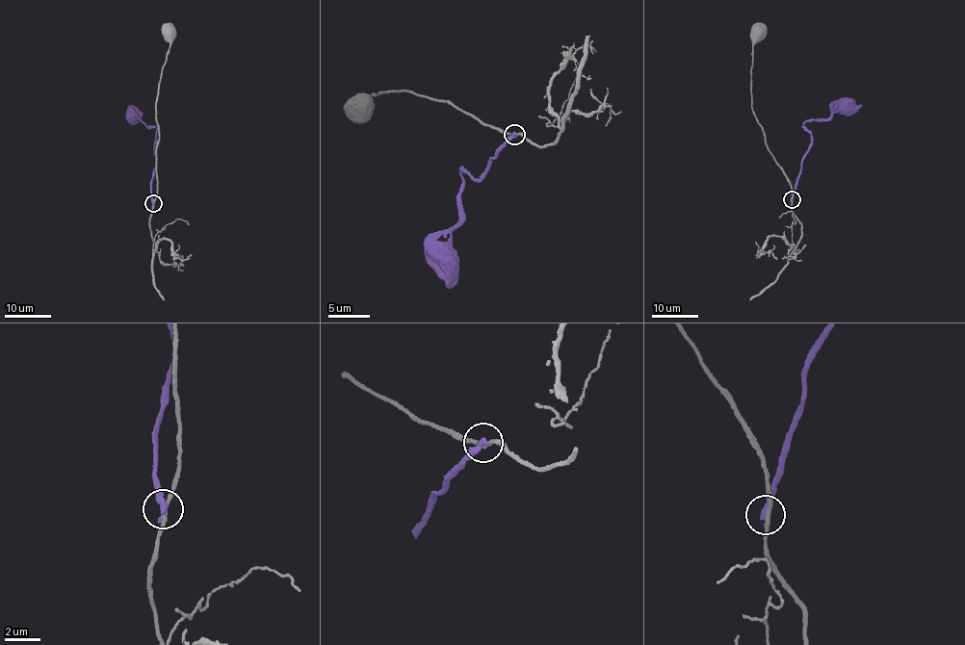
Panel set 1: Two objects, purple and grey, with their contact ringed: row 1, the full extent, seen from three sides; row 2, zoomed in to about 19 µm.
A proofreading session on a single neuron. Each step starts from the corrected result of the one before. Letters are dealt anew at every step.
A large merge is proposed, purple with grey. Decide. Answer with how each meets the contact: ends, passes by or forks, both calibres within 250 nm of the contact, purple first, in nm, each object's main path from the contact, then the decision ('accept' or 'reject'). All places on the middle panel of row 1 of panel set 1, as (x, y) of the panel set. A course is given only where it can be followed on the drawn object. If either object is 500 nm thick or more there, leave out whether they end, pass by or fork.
purple ends | grey passes by | 320/200 nm | purple via (515, 135), (497, 147), (479, 179), (472, 180), (461, 168), (459, 221), (442, 258) | grey via (515, 135), (483, 125), (451, 103), (409, 91), (381, 92), (366, 97), (357, 107) | reject

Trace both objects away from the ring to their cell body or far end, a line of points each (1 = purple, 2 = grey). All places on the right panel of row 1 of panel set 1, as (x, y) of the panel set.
1: (792, 199), (802, 158), (811, 141), (811, 135), (803, 124), (830, 117), (844, 102), (845, 104)
2: (792, 199), (792, 184), (766, 144), (763, 127), (753, 113), (750, 75), (757, 34)

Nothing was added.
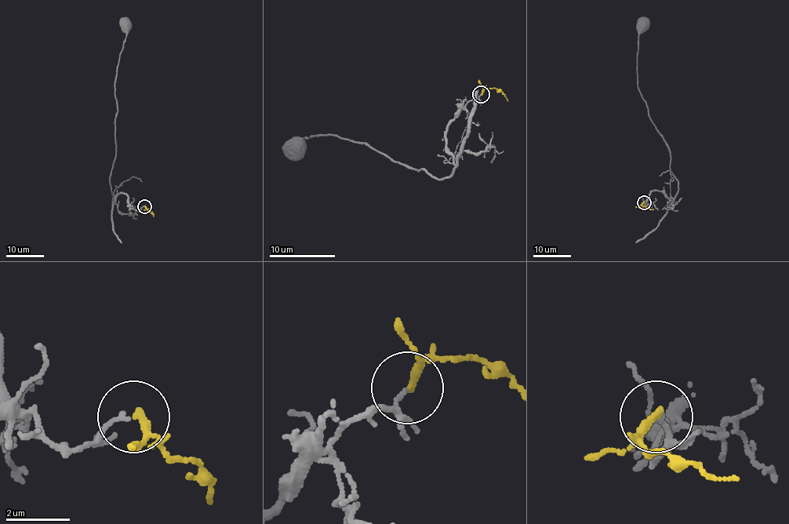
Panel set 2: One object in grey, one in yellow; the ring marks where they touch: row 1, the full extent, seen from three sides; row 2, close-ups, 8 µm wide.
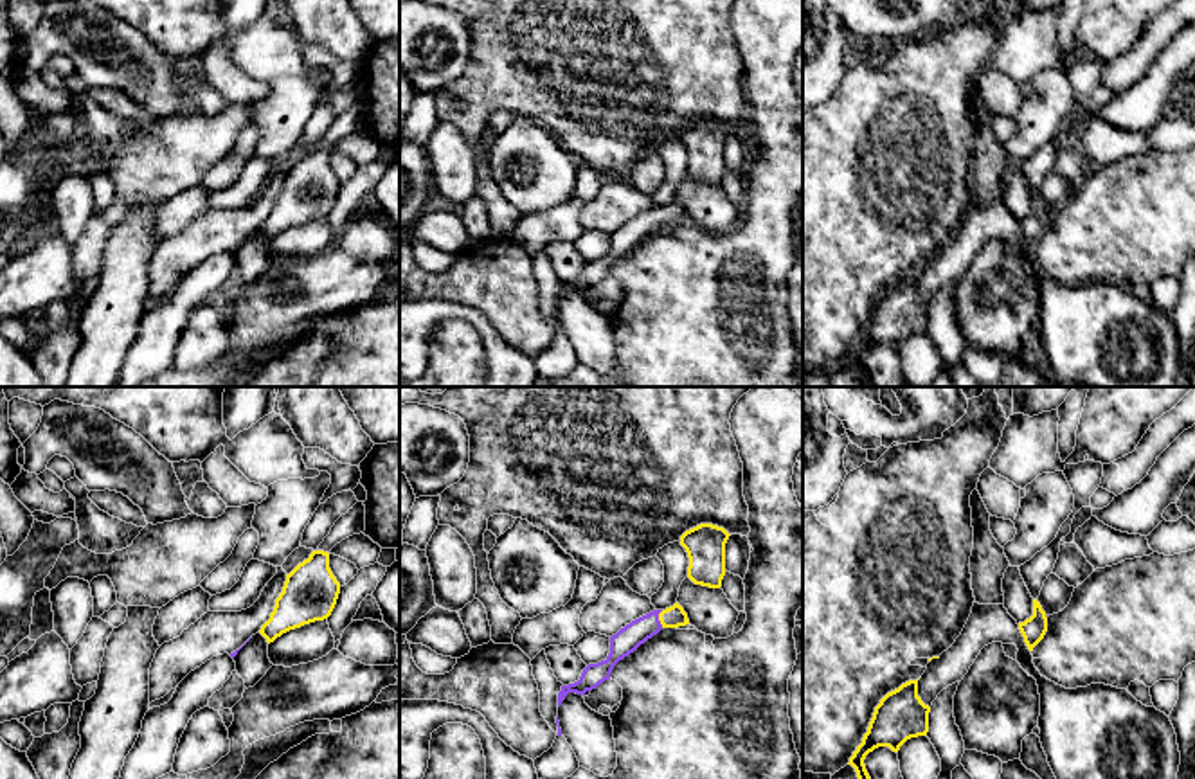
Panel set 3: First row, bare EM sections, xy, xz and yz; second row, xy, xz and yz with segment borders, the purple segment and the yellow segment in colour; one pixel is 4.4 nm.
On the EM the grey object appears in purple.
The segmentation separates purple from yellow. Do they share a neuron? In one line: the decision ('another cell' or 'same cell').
same cell

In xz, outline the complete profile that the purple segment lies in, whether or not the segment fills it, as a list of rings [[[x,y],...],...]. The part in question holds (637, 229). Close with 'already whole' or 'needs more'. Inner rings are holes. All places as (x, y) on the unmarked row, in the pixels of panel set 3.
[[[675,200],[666,207],[653,207],[610,234],[610,250],[598,261],[589,261],[580,277],[569,282],[562,282],[558,290],[558,304],[569,290],[583,291],[596,286],[599,281],[610,275],[614,263],[633,250],[641,241],[657,232],[662,225],[678,225],[689,221],[684,205]]] | needs more

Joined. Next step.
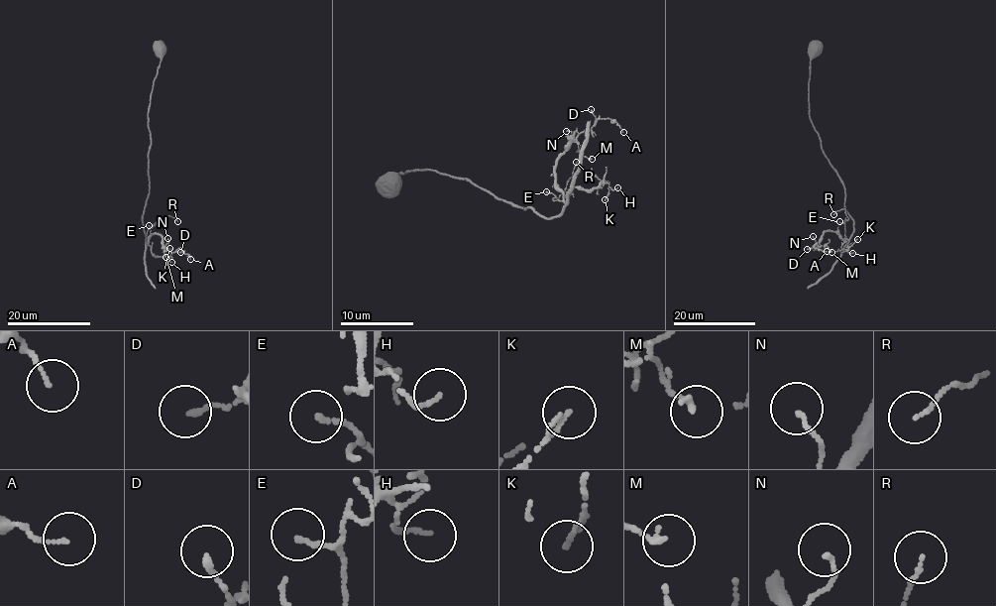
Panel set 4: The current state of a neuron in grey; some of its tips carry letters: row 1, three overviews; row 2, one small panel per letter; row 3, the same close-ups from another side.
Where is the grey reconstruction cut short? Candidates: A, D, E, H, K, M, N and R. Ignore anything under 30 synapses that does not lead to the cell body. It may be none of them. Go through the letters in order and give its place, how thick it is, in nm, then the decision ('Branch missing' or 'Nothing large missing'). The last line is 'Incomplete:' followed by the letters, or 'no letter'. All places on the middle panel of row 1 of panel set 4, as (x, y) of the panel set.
A: Place: (623, 132). Thickness 90 nm. Nothing large missing
D: Place: (591, 109). Thickness 150 nm. Nothing large missing
E: Place: (546, 191). Thickness 120 nm. Nothing large missing
H: Place: (617, 187). Thickness 100 nm. Nothing large missing
K: Place: (605, 199). Thickness 70 nm. Nothing large missing
M: Place: (592, 159). Thickness 110 nm. Nothing large missing
N: Place: (566, 131). Thickness 120 nm. Nothing large missing
R: Place: (576, 162). Thickness 100 nm. Nothing large missing
Incomplete: no letter

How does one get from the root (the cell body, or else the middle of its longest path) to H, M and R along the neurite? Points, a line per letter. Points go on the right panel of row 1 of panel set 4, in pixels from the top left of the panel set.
H: (814, 50), (808, 80), (810, 120), (823, 153), (844, 187), (845, 210), (853, 227), (841, 248), (852, 253)
M: (814, 50), (810, 120), (844, 187), (845, 210), (853, 223), (848, 240), (825, 230), (819, 244), (831, 252)
R: (814, 50), (810, 120), (844, 187), (845, 210), (853, 223), (848, 240), (844, 208), (833, 214)

